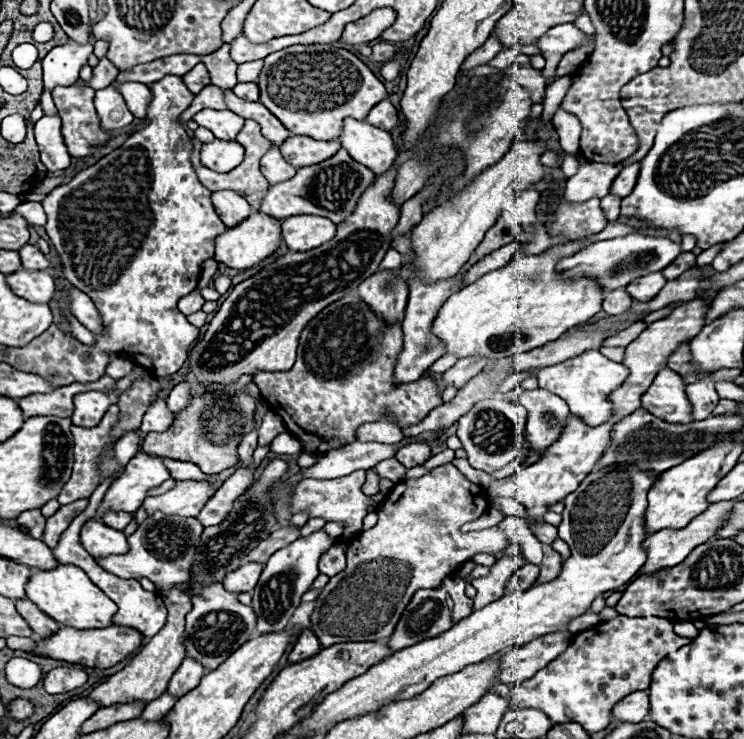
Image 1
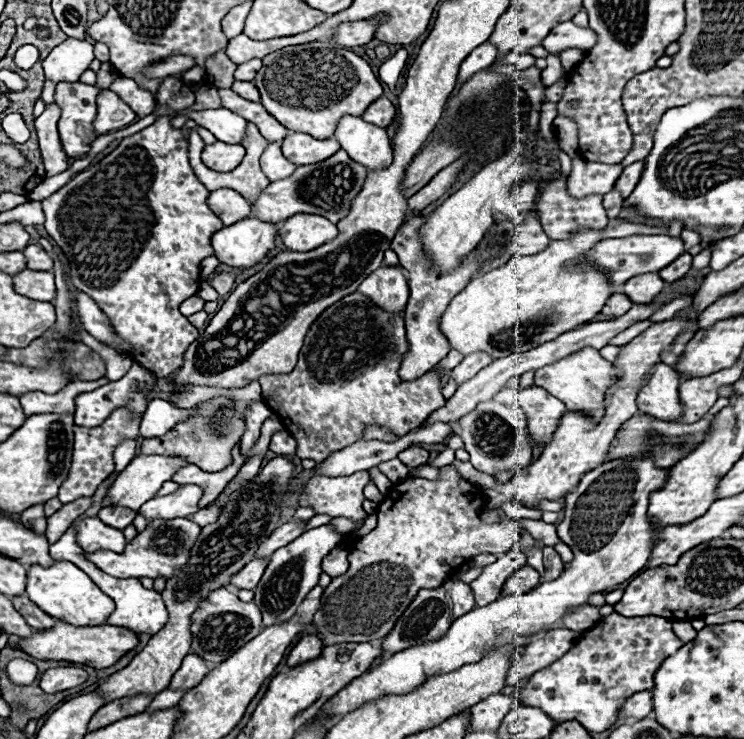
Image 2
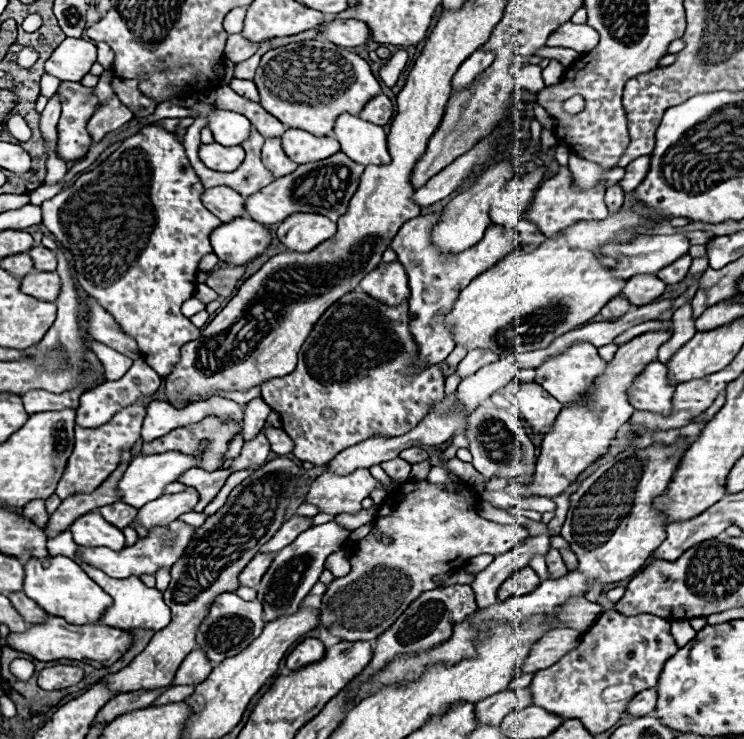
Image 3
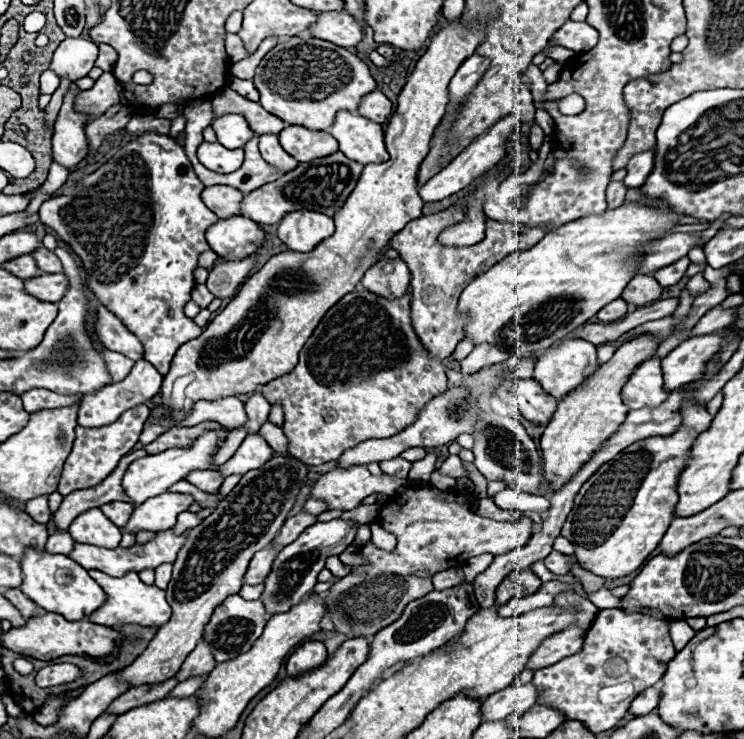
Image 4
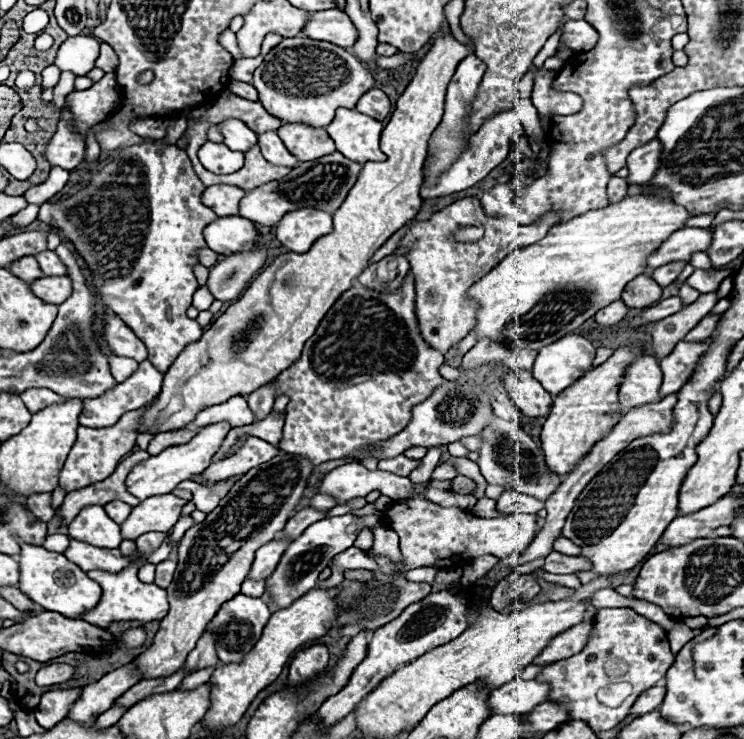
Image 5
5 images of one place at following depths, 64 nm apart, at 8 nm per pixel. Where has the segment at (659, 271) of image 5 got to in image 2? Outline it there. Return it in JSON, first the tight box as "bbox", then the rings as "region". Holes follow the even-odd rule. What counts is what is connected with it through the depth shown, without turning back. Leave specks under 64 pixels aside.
{"bbox":[660,252,692,282],"region":[[[684,252],[684,256],[678,256],[668,268],[662,268],[660,276],[666,282],[674,282],[674,280],[680,280],[690,268],[692,268],[692,256],[688,252]]]}

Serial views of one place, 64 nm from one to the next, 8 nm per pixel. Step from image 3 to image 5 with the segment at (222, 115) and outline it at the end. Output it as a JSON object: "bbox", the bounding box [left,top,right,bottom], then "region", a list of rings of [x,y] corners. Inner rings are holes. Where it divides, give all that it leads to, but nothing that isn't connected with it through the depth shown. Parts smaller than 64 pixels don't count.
{"bbox":[218,118,256,152],"region":[[[228,118],[228,120],[220,122],[218,128],[224,136],[224,144],[232,150],[246,152],[246,150],[250,150],[250,146],[256,144],[256,132],[252,132],[242,120]]]}

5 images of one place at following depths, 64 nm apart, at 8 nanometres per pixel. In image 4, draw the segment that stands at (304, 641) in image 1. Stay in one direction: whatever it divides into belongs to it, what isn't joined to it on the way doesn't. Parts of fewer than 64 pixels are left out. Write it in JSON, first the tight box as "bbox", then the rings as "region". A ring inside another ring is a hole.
{"bbox":[286,640,328,676],"region":[[[310,640],[310,642],[302,644],[294,654],[290,654],[290,658],[286,662],[288,676],[298,676],[302,672],[308,672],[308,670],[324,664],[326,658],[328,658],[328,652],[326,652],[324,644]]]}

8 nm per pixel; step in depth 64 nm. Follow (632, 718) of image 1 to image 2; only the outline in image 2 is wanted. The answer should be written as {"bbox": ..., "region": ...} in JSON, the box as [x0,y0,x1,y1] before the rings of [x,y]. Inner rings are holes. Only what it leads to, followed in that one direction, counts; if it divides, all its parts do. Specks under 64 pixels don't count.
{"bbox":[620,690,652,720],"region":[[[644,690],[644,692],[636,692],[632,694],[622,706],[620,706],[620,716],[628,718],[628,720],[642,720],[652,712],[652,692]]]}

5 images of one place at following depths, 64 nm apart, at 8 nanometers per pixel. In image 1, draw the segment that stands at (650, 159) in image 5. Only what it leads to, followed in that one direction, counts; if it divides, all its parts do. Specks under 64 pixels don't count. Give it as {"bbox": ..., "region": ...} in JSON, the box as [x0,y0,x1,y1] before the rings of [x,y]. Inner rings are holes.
{"bbox":[610,164,640,198],"region":[[[632,164],[632,166],[626,166],[620,170],[620,176],[616,176],[616,180],[612,182],[612,188],[610,192],[616,192],[616,196],[624,198],[628,196],[628,192],[632,192],[634,184],[636,184],[636,176],[638,176],[638,170],[640,170],[640,164]]]}

